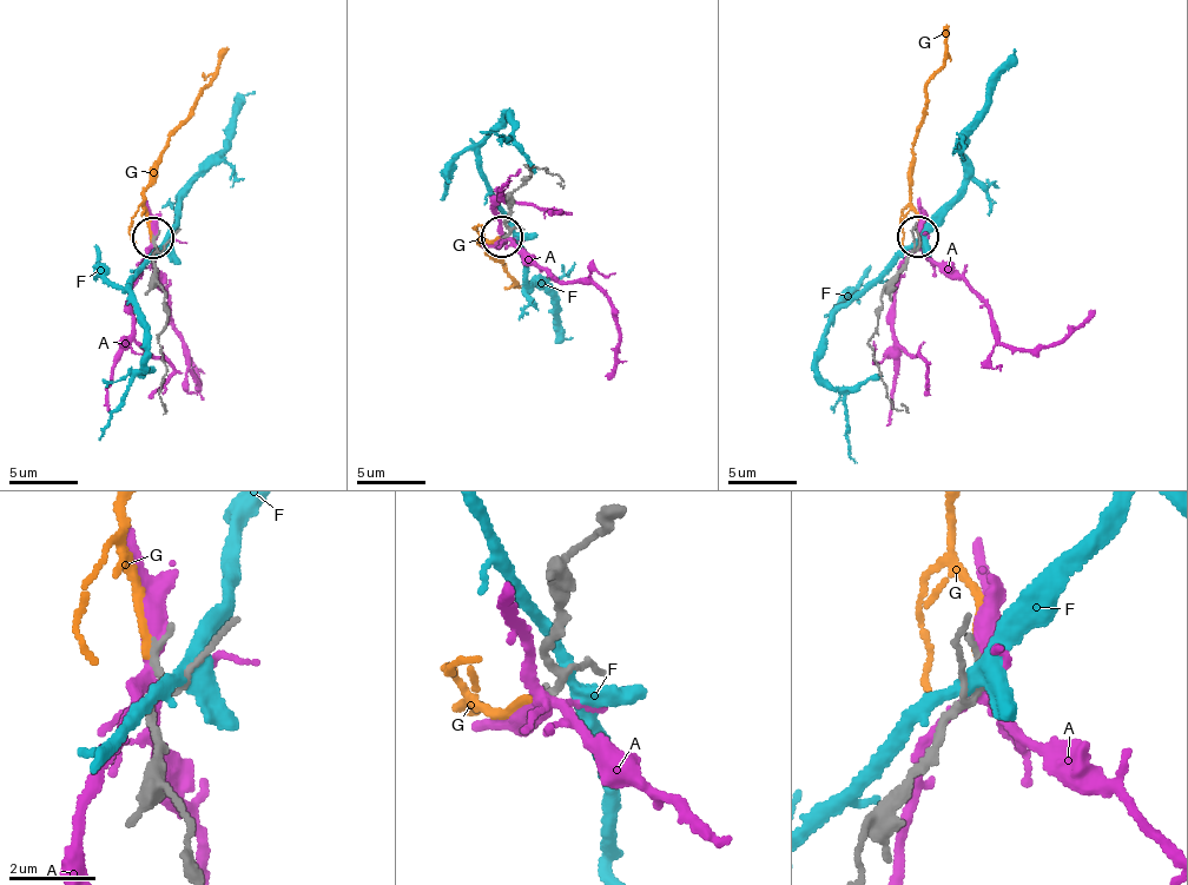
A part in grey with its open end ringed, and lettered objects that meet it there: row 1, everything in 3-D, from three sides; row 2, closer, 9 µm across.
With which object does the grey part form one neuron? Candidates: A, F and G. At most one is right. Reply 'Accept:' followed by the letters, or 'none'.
Accept: G

